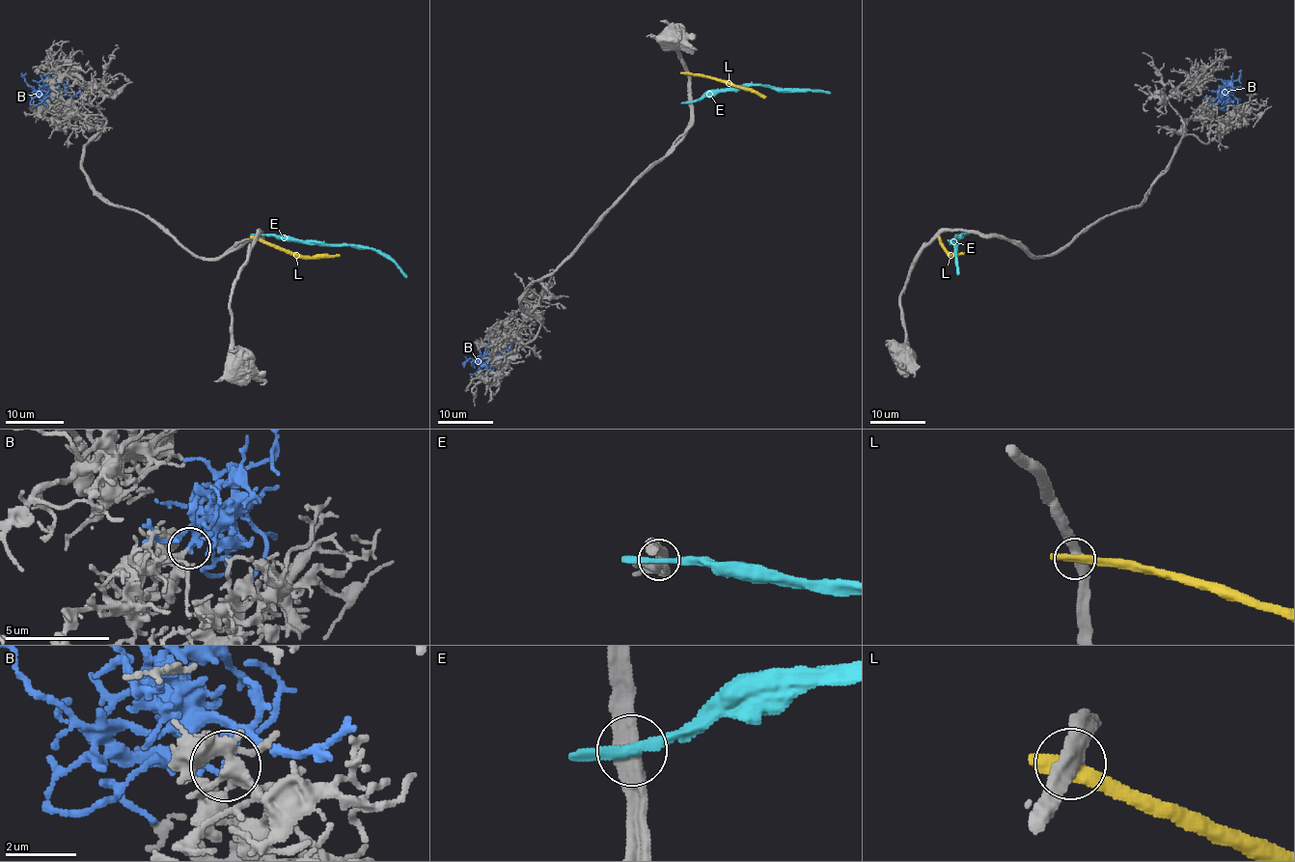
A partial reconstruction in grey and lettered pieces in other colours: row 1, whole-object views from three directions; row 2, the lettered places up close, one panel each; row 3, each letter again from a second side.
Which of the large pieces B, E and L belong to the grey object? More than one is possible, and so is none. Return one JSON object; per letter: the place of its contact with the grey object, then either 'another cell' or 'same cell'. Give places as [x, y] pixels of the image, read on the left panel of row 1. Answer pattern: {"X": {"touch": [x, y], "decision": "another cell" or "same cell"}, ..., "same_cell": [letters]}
{"B": {"touch": [60, 97], "decision": "same cell"}, "E": {"touch": [261, 235], "decision": "another cell"}, "L": {"touch": [257, 237], "decision": "another cell"}, "same_cell": ["B"]}

